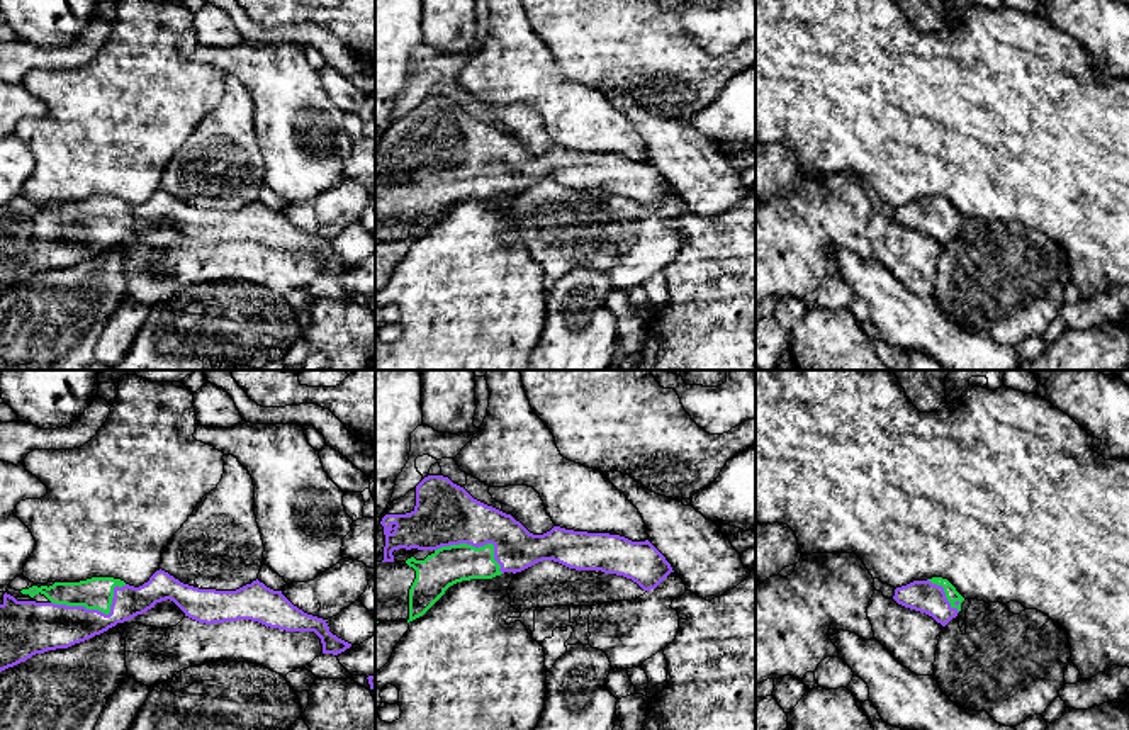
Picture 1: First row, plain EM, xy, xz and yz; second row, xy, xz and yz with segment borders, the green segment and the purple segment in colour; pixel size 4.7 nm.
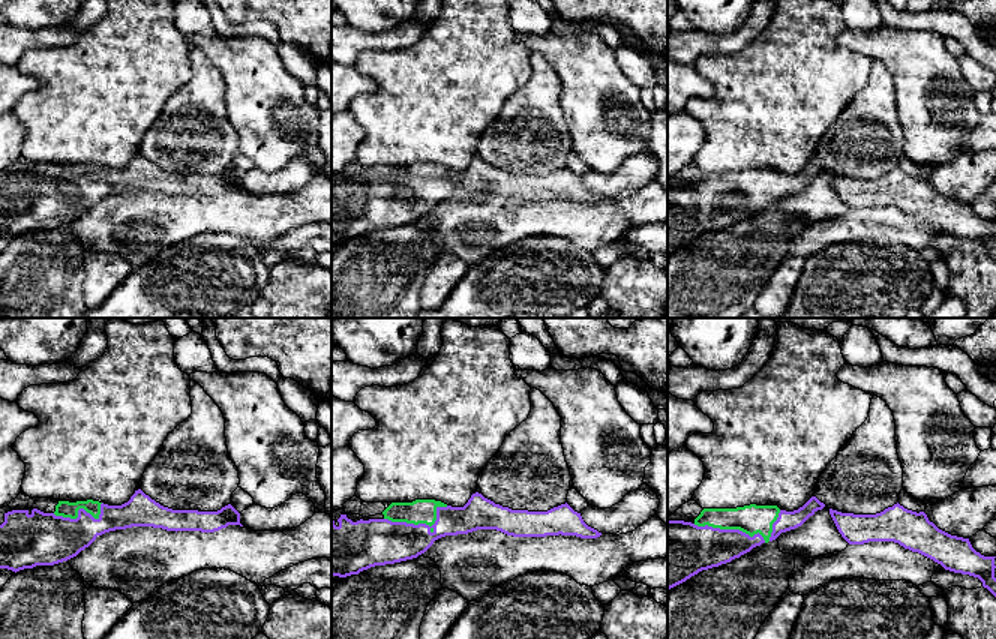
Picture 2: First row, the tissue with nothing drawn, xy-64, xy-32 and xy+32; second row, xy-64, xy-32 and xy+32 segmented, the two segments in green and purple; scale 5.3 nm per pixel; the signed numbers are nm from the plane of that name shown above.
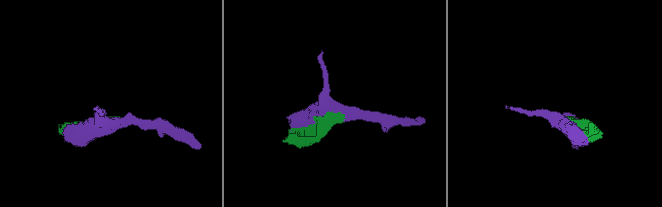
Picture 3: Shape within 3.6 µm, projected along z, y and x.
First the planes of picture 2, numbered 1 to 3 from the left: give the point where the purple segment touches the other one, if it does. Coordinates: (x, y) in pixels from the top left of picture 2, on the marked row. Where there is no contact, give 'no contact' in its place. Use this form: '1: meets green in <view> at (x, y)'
1: meets green in xy-64 at (80, 507)
2: meets green in xy-32 at (420, 522)
3: meets green in xy+32 at (731, 528)

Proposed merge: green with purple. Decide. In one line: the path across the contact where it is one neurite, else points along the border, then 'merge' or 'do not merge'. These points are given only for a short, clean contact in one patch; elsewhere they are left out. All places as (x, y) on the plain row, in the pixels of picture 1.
merge

